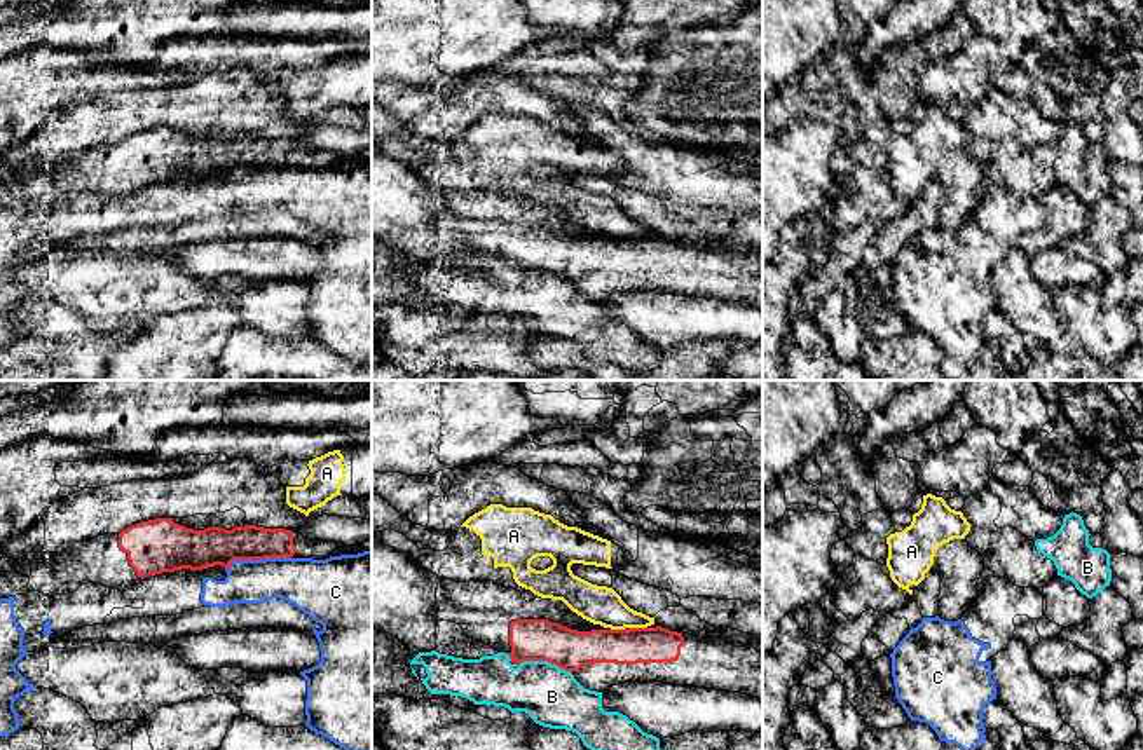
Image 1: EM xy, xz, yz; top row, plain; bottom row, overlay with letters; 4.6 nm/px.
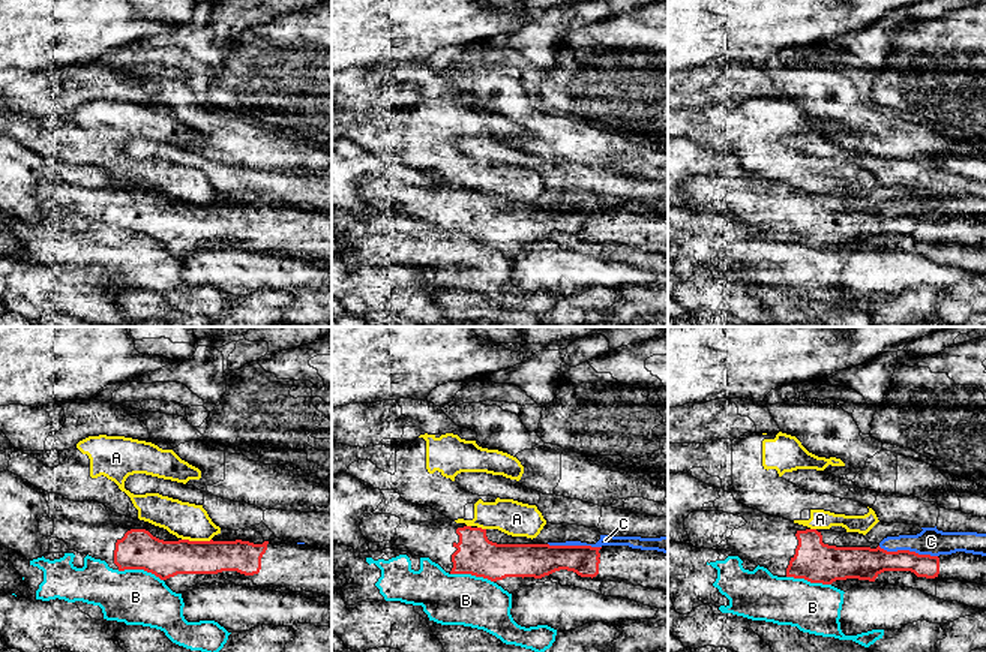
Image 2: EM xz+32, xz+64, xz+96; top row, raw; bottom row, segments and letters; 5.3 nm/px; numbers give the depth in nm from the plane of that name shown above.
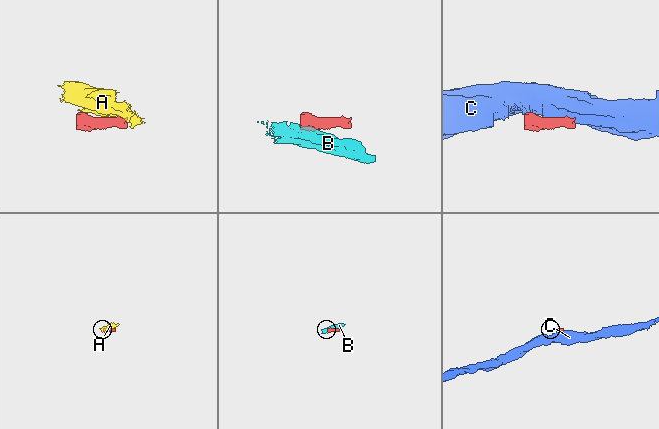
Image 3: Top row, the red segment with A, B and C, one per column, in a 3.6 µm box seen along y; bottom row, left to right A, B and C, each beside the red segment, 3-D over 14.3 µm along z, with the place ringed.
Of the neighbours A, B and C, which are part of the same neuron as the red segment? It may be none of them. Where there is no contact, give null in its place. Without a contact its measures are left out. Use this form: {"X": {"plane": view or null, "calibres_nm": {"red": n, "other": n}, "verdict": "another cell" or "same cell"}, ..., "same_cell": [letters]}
{"A": {"plane": "xz", "calibres_nm": {"red": 170, "other": 180}, "verdict": "another cell"}, "B": {"plane": "xz", "calibres_nm": {"red": 190, "other": 280}, "verdict": "another cell"}, "C": {"plane": "xy", "calibres_nm": {"red": 180, "other": 220}, "verdict": "another cell"}, "same_cell": []}

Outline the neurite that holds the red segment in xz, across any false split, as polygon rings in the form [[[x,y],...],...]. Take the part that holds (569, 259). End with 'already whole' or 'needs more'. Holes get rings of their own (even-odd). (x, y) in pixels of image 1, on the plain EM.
[[[438,188],[433,228],[459,234],[469,248],[506,262],[515,274],[548,270],[597,302],[625,291],[667,291],[763,309],[763,263],[752,255],[735,256],[717,246],[700,248],[658,234],[611,239],[583,228],[562,209],[520,202],[494,190]]]; needs more

